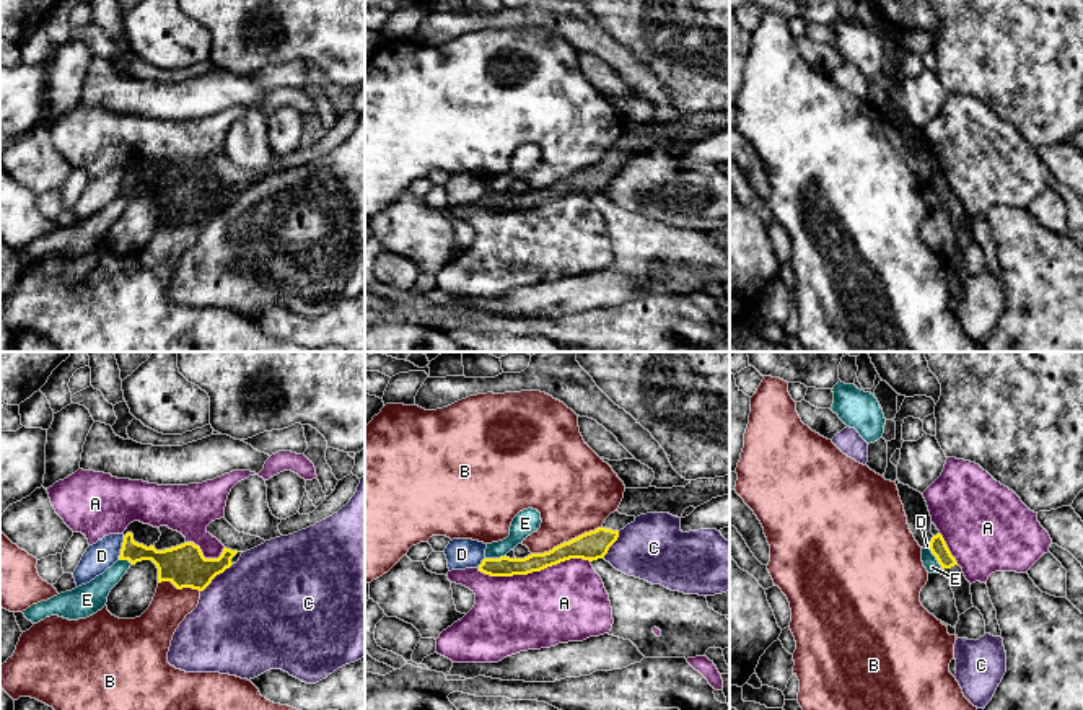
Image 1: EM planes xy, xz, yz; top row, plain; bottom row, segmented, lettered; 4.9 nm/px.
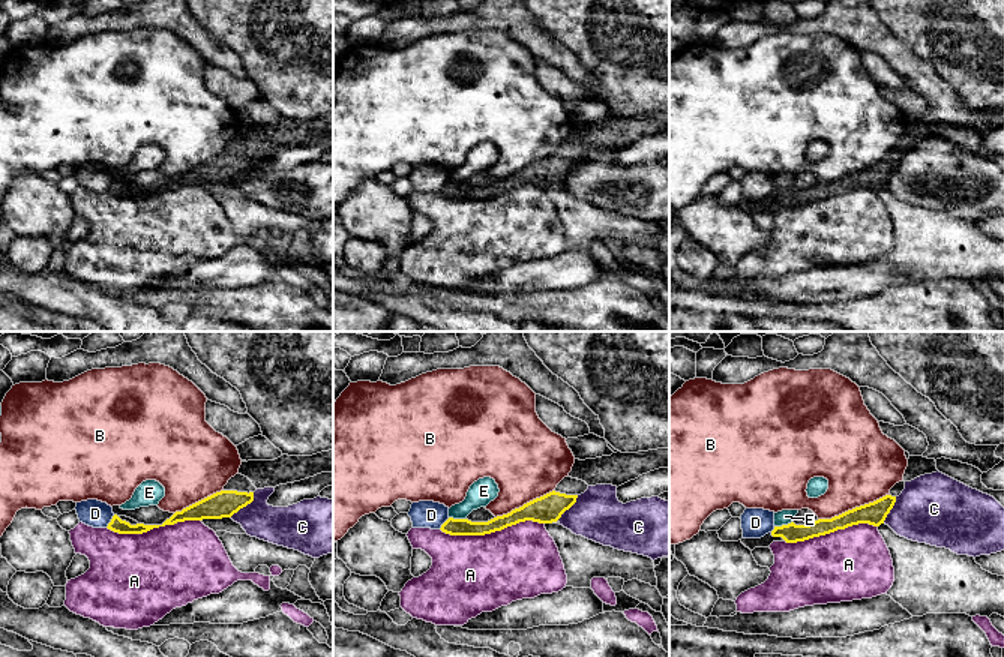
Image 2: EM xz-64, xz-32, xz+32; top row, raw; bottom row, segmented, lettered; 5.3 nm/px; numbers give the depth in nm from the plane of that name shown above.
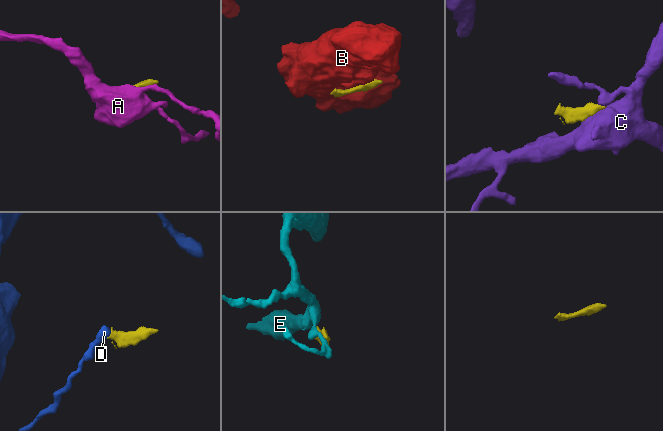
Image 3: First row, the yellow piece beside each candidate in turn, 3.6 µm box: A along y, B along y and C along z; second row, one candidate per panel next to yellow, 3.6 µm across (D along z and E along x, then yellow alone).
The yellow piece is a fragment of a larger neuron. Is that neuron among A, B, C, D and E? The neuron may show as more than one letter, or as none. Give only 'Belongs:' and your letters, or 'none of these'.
Belongs: none of these

